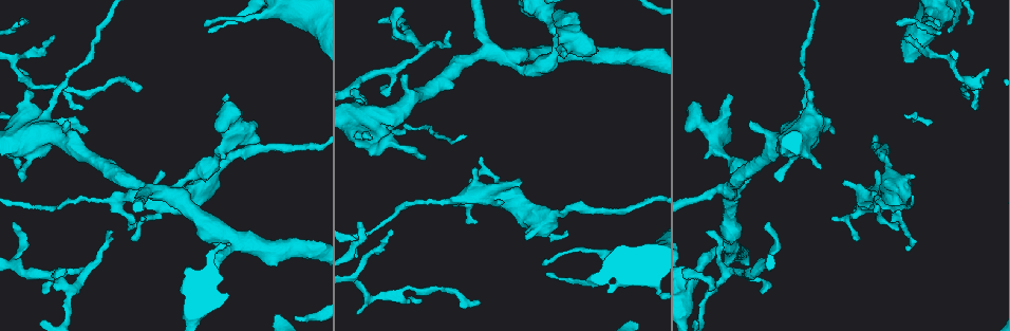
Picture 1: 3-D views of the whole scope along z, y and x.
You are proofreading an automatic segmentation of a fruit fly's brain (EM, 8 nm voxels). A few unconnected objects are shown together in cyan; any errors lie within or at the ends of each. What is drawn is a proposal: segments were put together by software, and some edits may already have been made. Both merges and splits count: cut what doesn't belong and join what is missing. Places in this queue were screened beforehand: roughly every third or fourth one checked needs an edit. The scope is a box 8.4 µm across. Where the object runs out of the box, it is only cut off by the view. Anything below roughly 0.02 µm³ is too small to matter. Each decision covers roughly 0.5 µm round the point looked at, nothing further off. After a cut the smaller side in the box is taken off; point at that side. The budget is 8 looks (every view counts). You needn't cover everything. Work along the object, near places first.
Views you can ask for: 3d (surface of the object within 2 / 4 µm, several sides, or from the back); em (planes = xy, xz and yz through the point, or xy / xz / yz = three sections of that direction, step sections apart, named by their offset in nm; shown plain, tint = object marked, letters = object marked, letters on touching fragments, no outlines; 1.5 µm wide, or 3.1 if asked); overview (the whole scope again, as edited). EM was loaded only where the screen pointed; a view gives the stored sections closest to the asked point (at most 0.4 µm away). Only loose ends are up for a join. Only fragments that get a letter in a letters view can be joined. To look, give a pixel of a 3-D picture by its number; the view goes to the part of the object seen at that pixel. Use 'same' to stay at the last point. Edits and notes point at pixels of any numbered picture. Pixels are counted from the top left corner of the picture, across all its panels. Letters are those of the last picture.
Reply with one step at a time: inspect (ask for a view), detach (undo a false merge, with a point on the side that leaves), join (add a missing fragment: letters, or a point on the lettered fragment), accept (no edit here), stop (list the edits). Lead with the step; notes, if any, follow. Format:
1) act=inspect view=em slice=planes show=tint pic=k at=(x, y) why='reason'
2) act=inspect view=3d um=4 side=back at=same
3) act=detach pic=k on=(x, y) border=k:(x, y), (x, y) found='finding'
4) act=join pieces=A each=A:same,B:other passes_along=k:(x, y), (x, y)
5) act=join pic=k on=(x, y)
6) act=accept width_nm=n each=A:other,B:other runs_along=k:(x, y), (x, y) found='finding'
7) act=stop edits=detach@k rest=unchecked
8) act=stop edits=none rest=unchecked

act=inspect view=3d um=2 pic=1 at=(33, 92) why='an open end'

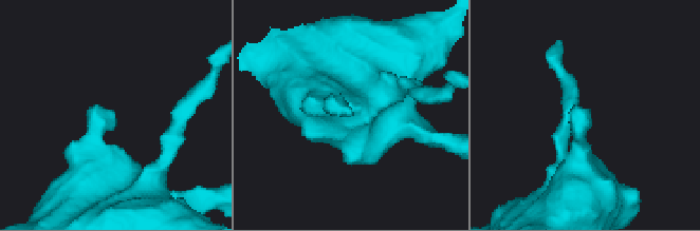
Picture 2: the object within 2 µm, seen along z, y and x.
act=inspect view=em slice=planes show=tint pic=2 at=(351, 115) why='need the tissue'

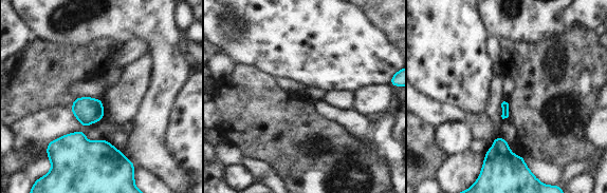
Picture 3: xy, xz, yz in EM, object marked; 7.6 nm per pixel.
act=inspect view=em slice=planes show=letters at=same why='see the neighbours'

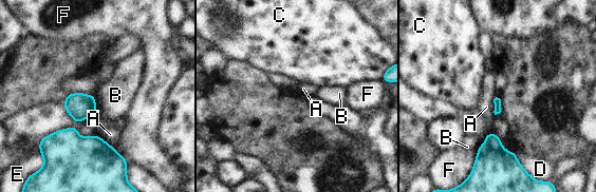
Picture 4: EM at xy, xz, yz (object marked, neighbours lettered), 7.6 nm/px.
act=accept longest_contact=F:200nm each=A:other,B:other,C:other,D:other,E:other,F:other border=4:(486, 134), (485, 141), (478, 149) found='no lettered fragment goes on from it'

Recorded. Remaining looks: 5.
act=inspect view=3d um=4 pic=1 at=(420, 302) why='tapers out'

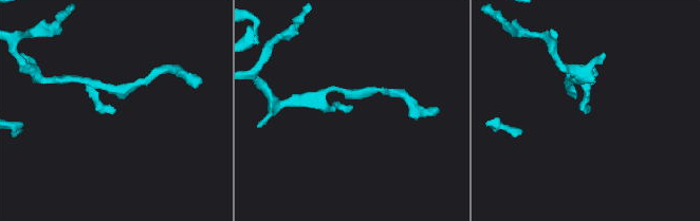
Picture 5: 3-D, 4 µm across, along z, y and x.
act=inspect view=em slice=xz step=4 show=tint pic=5 at=(588, 109)

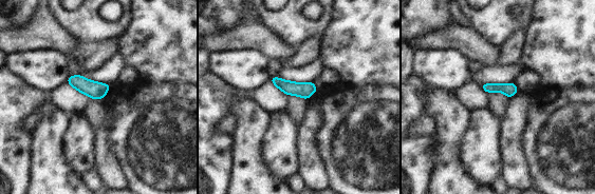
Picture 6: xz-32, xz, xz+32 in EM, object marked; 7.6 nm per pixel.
act=inspect view=em slice=planes show=letters at=same why='another direction'

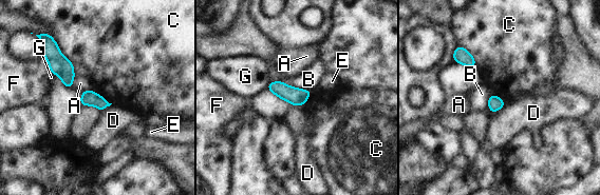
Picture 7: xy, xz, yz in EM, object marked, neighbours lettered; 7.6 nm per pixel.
act=accept width_nm=110 each=A:other,B:other,C:other,D:other,E:other,F:other,G:other border=7:(53, 39), (59, 51), (74, 63) found='no lettered fragment goes on from it'

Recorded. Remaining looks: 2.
act=inspect view=em slice=xy step=8 show=tint pic=1 at=(19, 68) why='branch stops here'

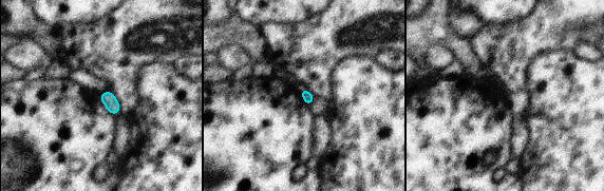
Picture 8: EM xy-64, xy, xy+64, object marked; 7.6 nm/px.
act=inspect view=em slice=planes show=letters at=same

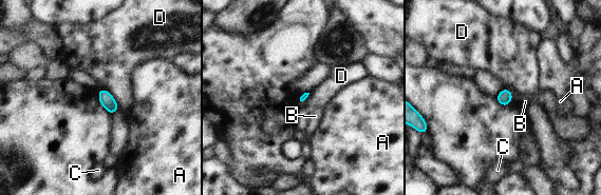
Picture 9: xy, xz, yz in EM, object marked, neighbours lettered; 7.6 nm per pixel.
act=accept each=A:other,B:other,C:other,D:other border=9:(104, 88), (113, 98), (118, 110) found='none of them fits'

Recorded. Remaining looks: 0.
act=stop edits=none rest=unchecked

